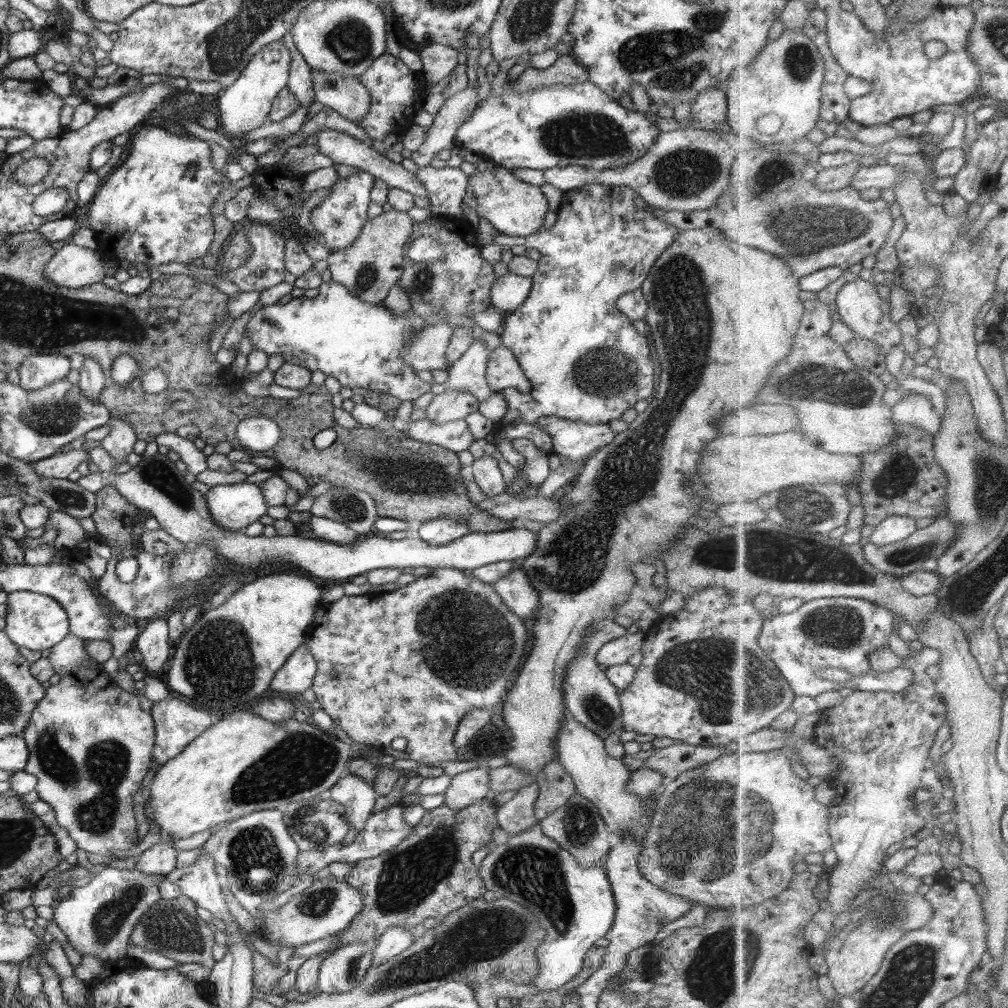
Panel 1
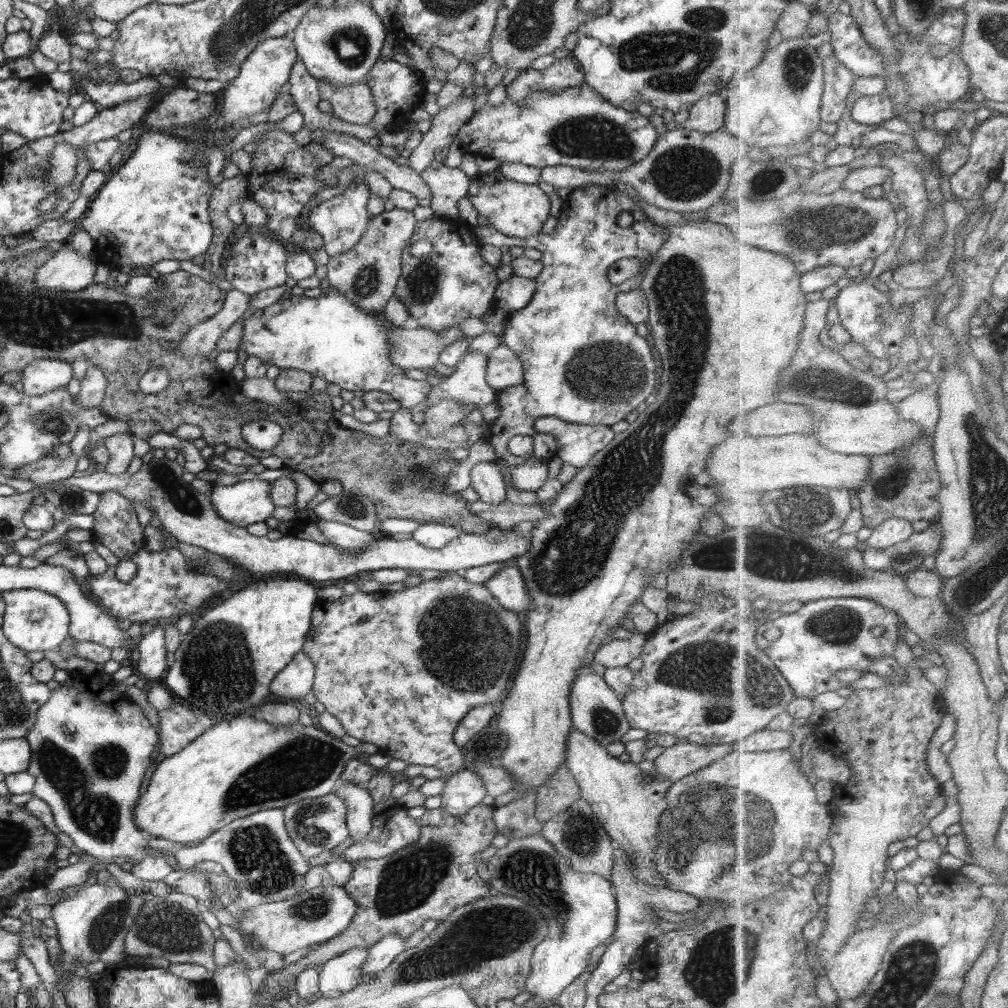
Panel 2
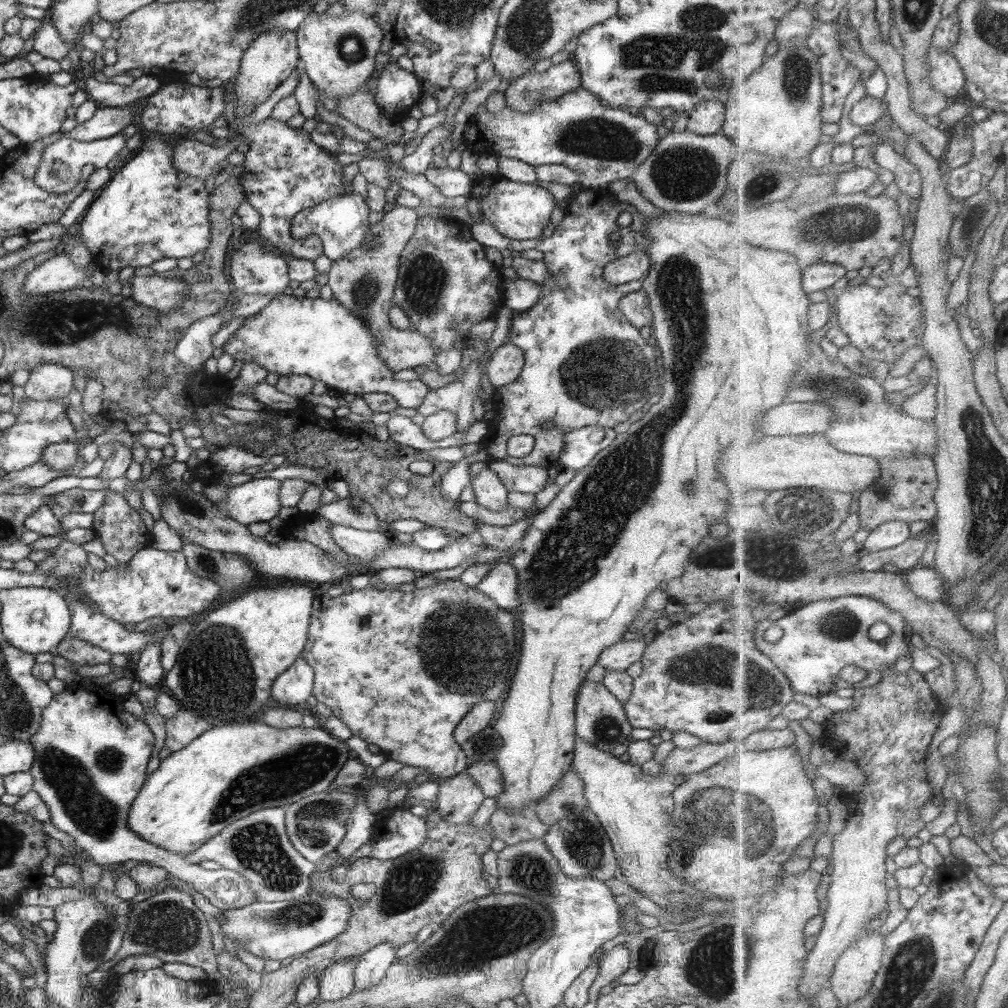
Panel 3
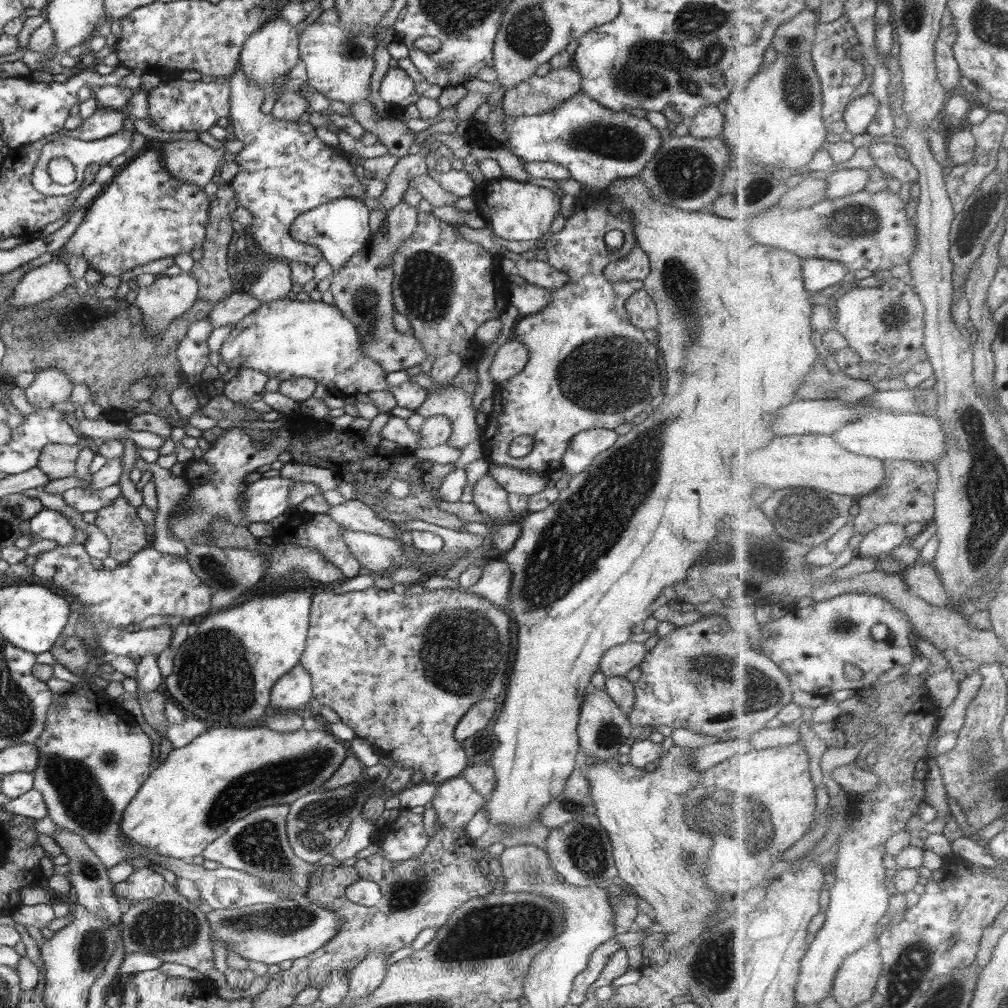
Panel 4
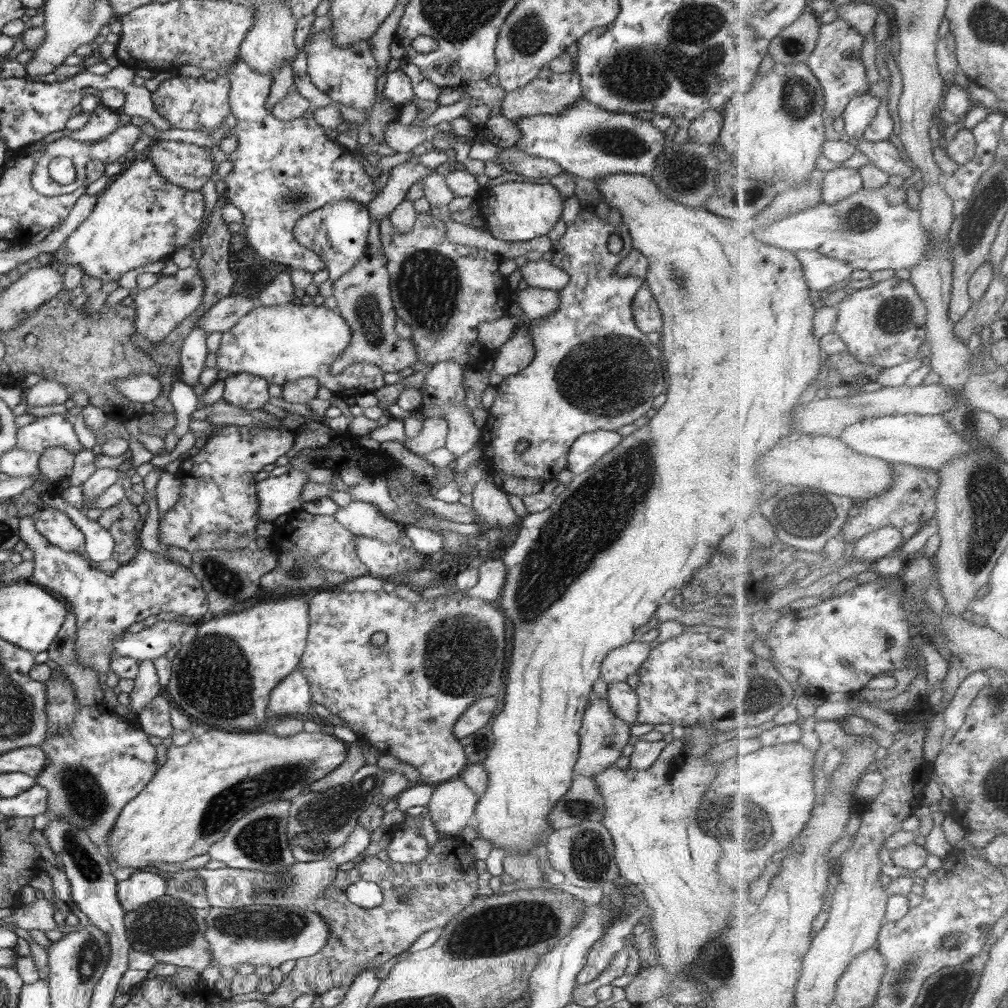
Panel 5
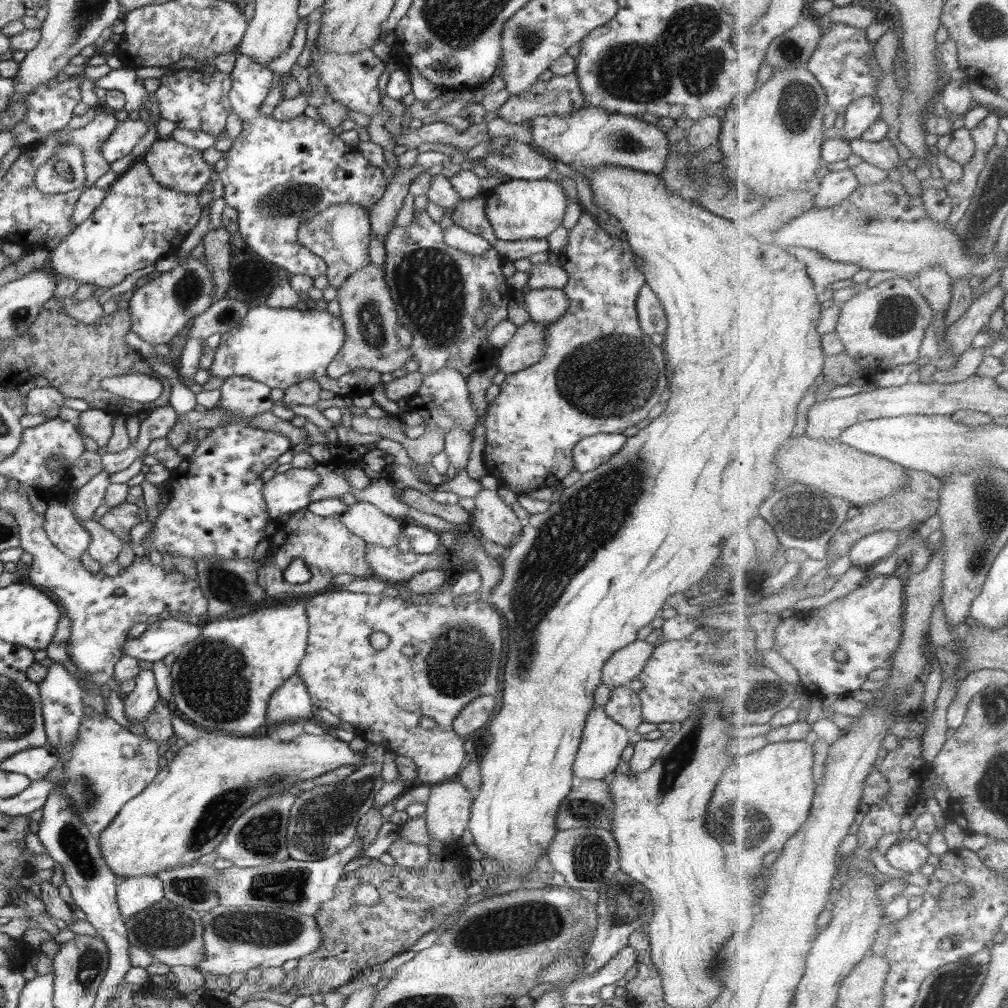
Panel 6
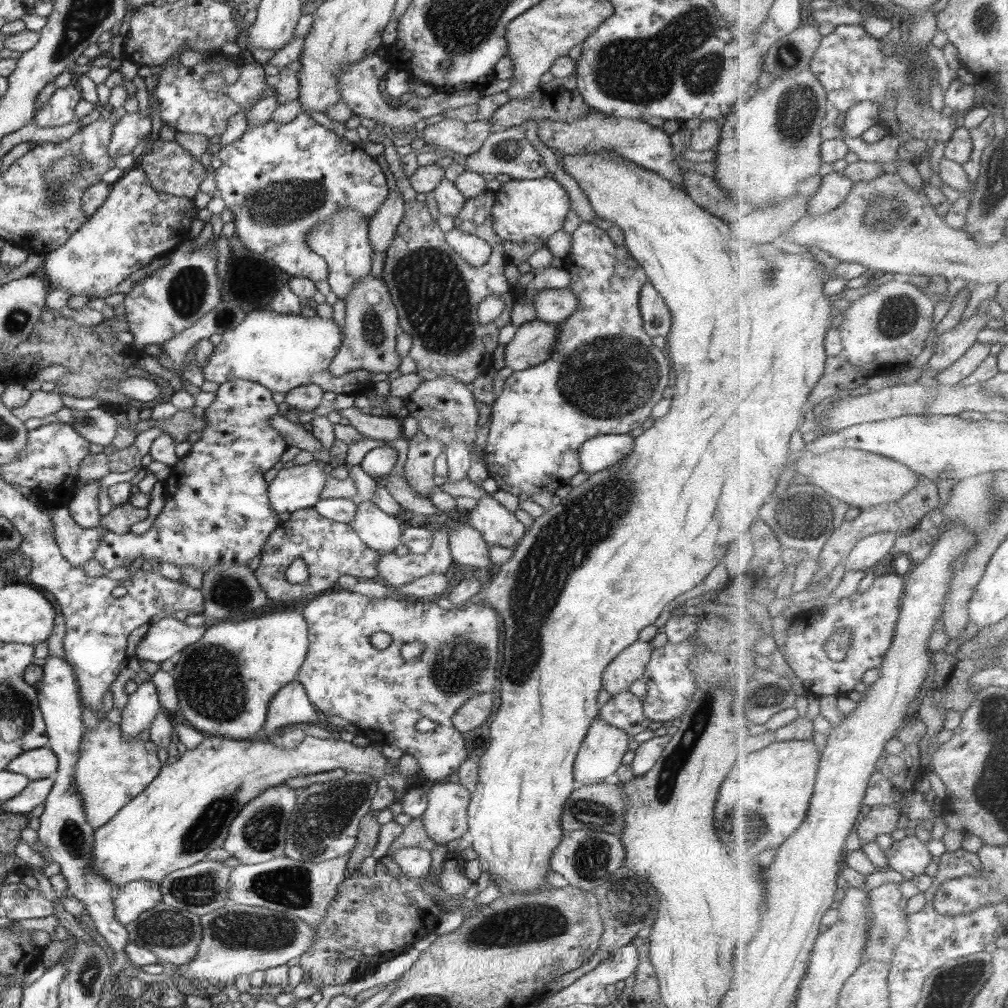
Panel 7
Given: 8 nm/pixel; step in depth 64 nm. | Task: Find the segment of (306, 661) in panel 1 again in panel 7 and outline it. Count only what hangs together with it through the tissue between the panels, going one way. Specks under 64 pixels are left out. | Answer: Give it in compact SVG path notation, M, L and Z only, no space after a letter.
M293 680L280 688L270 700L262 734L269 738L284 727L318 722L318 709L311 703L304 686Z

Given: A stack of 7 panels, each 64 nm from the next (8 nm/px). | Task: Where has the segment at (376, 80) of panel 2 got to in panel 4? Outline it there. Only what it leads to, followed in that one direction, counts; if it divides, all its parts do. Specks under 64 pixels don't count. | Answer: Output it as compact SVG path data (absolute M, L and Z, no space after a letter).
M399 67L389 68L380 84L379 93L384 102L390 105L395 119L407 105L415 104L420 98L414 87L414 80Z

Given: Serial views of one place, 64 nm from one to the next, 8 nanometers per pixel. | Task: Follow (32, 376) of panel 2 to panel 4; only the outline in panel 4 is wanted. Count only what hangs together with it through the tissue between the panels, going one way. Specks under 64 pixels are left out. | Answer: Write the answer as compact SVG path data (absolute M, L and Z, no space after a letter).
M51 368L36 374L32 384L24 389L24 392L28 402L34 406L64 405L70 400L73 387L65 372Z

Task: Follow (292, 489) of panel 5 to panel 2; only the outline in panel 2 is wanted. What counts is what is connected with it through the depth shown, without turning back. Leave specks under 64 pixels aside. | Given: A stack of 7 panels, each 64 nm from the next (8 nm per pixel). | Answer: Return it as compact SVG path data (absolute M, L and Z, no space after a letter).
M257 478L238 481L234 485L216 486L213 484L209 500L220 518L246 528L256 522L265 522L274 514L270 491L273 482Z

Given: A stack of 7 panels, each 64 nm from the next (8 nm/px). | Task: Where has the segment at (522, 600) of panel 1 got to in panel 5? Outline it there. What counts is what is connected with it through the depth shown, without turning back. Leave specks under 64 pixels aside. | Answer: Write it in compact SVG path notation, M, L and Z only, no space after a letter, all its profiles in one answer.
M481 553L483 562L479 564L479 581L468 589L470 597L478 597L489 603L496 602L506 580L506 566L502 560L492 560Z

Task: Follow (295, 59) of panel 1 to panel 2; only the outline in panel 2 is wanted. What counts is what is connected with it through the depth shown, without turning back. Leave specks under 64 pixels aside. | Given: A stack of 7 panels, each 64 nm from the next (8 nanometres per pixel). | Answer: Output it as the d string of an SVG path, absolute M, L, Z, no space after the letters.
M299 59L292 67L288 83L291 86L289 94L294 99L297 110L302 114L304 124L312 130L320 128L330 132L339 132L355 136L364 142L373 136L378 136L377 132L370 126L350 124L334 116L333 112L321 112L318 108L318 103L321 101L318 81L308 73L306 66Z

